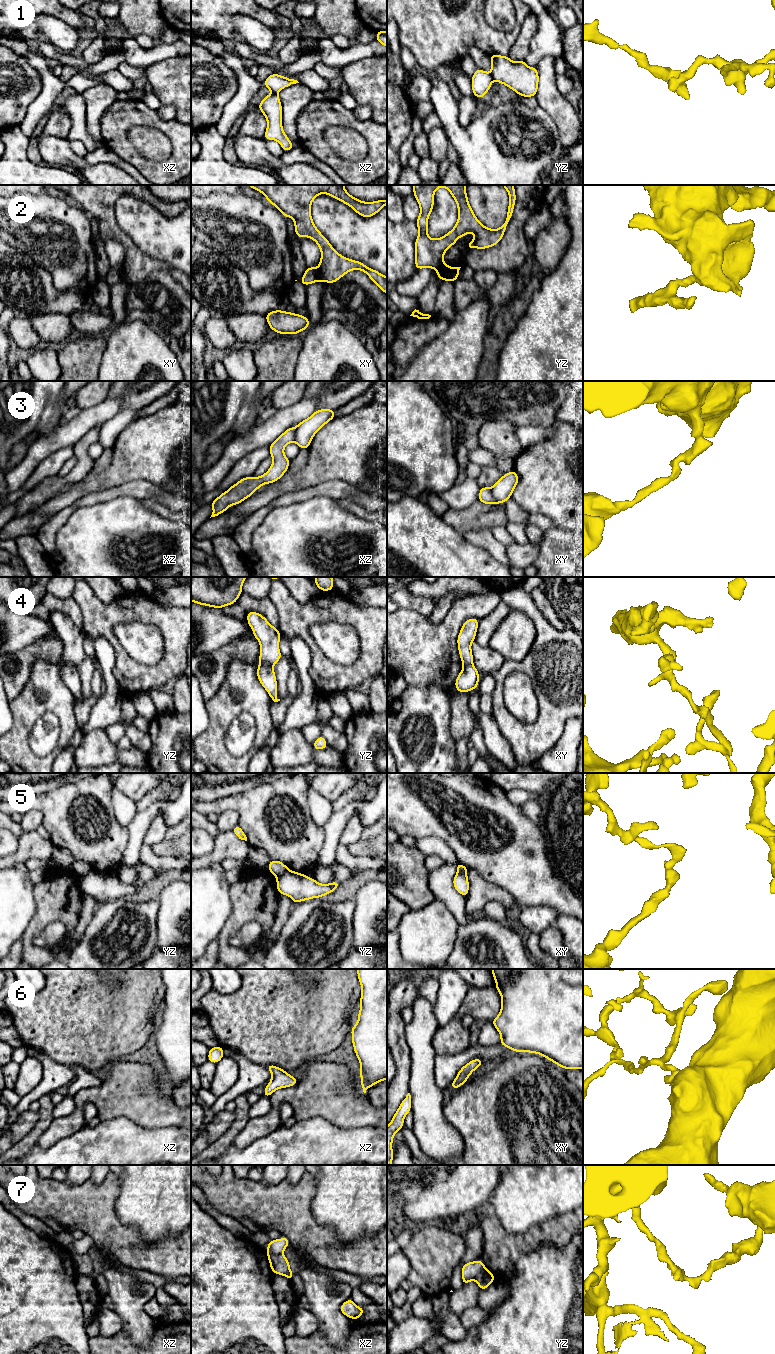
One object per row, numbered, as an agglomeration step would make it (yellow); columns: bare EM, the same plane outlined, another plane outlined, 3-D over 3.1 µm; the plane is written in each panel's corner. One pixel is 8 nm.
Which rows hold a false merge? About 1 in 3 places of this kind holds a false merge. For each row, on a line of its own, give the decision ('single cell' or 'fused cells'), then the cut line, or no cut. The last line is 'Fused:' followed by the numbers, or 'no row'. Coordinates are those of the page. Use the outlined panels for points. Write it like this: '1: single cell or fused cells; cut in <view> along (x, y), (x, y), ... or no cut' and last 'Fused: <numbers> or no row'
1: fused cells; cut in xz along (272, 92), (276, 94)
2: fused cells; cut in yz along (458, 270), (447, 270), (444, 273), (443, 279)
3: fused cells; cut in xy along (490, 488), (492, 496), (498, 502)
4: fused cells; cut in yz along (260, 662), (271, 666)
5: fused cells; cut in yz along (287, 868), (277, 876)
6: single cell; no cut
7: fused cells; cut in xz along (282, 1253), (268, 1256)
Fused: 1, 2, 3, 4, 5, 7

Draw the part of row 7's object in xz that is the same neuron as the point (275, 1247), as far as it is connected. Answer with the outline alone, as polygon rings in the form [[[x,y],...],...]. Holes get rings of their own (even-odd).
[[[286,1236],[282,1239],[270,1240],[267,1245],[267,1251],[265,1252],[268,1256],[283,1254],[284,1249],[290,1245],[290,1242]]]

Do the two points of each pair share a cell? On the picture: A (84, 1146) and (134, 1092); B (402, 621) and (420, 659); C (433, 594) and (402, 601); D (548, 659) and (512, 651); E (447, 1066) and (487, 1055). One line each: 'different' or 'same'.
A: different
B: same
C: different
D: different
E: same

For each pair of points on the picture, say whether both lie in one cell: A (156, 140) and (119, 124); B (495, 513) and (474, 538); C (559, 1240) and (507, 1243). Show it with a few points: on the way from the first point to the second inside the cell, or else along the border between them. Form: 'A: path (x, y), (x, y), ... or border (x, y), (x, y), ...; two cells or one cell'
A: border (153, 127), (128, 131), (139, 151); two cells
B: border (490, 530), (467, 531), (463, 535); two cells
C: path (546, 1237), (535, 1237), (526, 1243), (520, 1243); one cell

